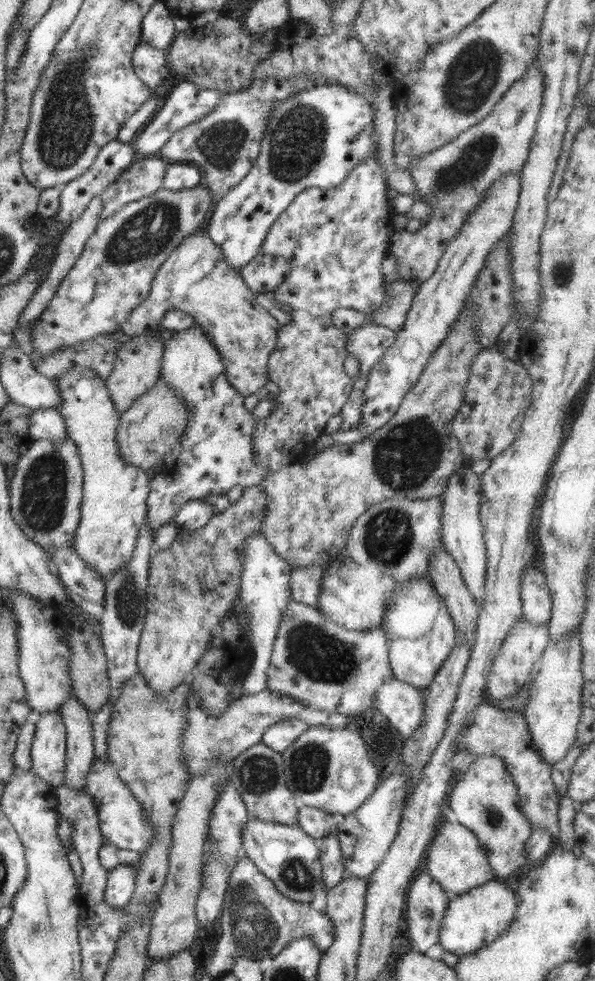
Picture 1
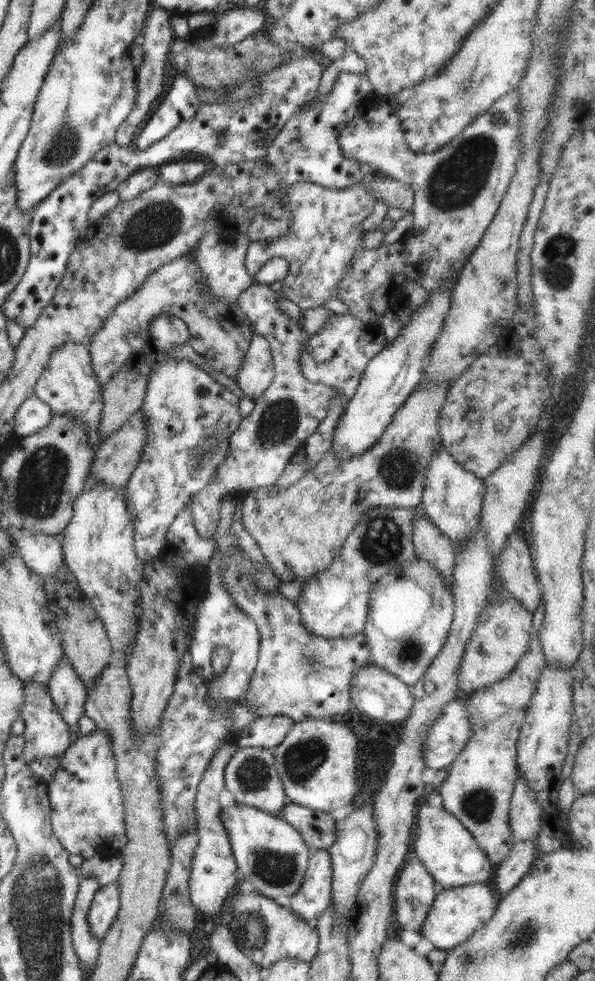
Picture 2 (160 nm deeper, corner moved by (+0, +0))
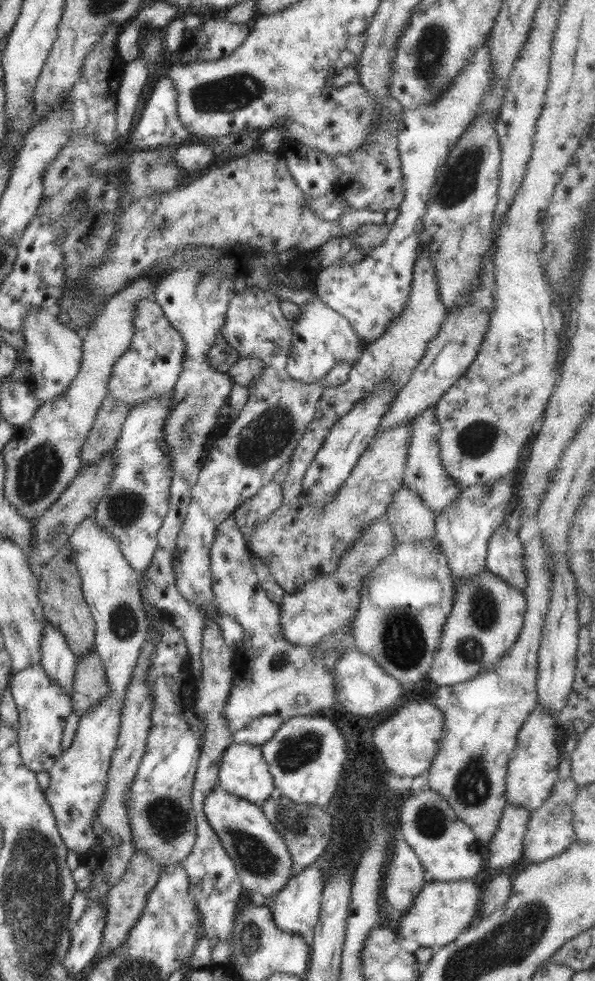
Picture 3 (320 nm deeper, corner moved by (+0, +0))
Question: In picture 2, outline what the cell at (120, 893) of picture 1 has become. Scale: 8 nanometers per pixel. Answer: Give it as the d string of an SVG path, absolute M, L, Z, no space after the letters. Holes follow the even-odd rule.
M117 880L96 891L87 914L87 926L96 940L102 940L120 910L120 893Z

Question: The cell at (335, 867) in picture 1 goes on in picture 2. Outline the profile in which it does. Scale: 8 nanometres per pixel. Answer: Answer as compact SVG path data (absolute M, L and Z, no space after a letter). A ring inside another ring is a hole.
M326 849L315 850L307 862L300 888L291 896L290 909L310 926L317 926L322 913L331 906L332 859Z

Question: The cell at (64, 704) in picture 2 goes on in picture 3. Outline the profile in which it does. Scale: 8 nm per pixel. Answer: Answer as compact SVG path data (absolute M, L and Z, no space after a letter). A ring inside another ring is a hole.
M46 618L44 638L42 638L41 665L46 674L56 681L71 696L73 691L75 666L77 656L70 651L64 636L58 632L57 626L51 624Z

